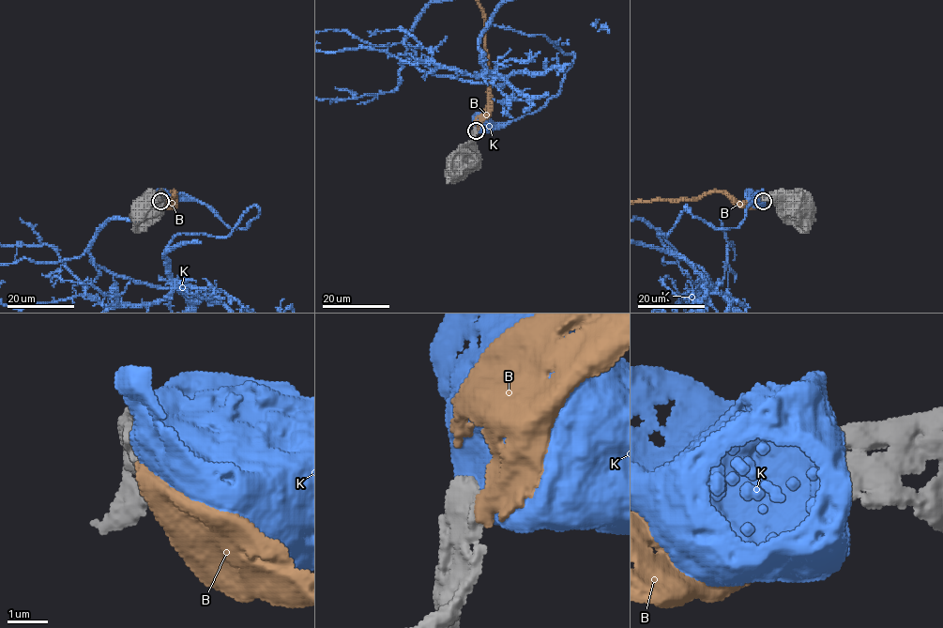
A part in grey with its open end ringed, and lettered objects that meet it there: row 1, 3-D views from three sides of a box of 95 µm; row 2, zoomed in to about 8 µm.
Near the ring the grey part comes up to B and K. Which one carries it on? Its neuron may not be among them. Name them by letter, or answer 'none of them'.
B

